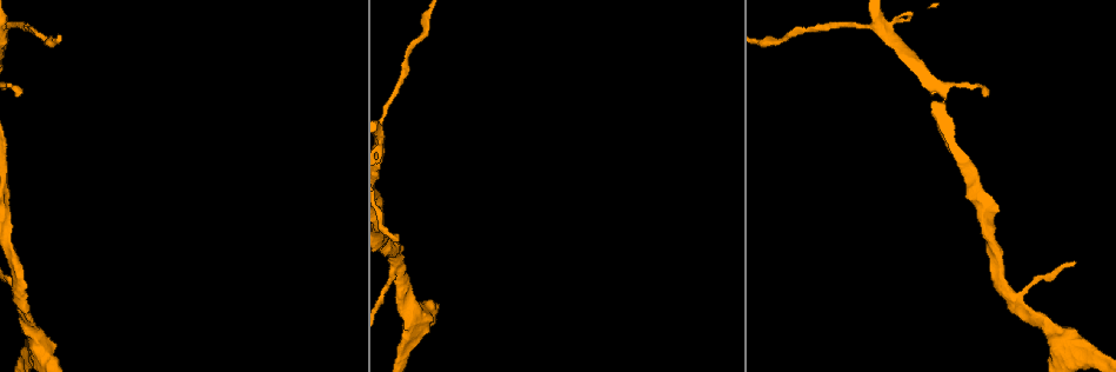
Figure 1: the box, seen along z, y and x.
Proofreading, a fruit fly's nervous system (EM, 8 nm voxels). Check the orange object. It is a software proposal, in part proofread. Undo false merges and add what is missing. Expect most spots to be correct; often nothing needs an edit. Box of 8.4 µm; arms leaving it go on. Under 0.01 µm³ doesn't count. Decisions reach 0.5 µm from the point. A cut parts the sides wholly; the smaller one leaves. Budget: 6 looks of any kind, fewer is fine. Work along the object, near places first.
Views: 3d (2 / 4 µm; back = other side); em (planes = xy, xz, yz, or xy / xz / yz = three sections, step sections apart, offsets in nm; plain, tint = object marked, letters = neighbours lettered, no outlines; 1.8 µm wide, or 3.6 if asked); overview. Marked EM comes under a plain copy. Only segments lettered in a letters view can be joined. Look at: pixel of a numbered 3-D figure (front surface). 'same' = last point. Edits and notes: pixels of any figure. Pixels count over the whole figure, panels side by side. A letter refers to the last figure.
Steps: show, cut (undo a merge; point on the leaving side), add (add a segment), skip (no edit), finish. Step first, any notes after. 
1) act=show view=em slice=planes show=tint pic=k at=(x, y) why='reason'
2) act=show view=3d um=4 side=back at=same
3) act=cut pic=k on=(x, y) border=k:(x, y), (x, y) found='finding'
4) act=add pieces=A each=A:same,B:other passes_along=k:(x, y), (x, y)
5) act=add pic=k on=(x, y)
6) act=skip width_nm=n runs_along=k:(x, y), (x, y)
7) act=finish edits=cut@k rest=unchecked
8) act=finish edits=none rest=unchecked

act=show view=3d um=4 pic=1 at=(396, 267) why='calibre changes'

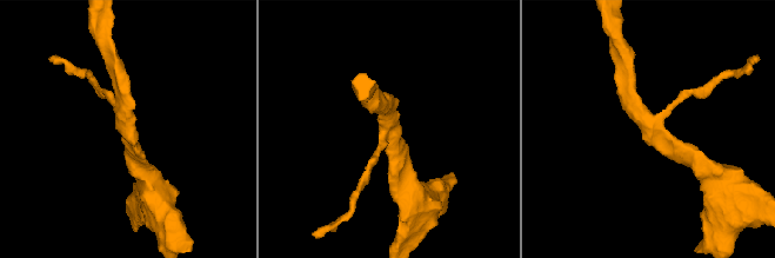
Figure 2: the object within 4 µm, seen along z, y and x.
act=show view=em slice=planes show=letters pic=2 at=(391, 128) arms=3 why='shape alone is not enough'

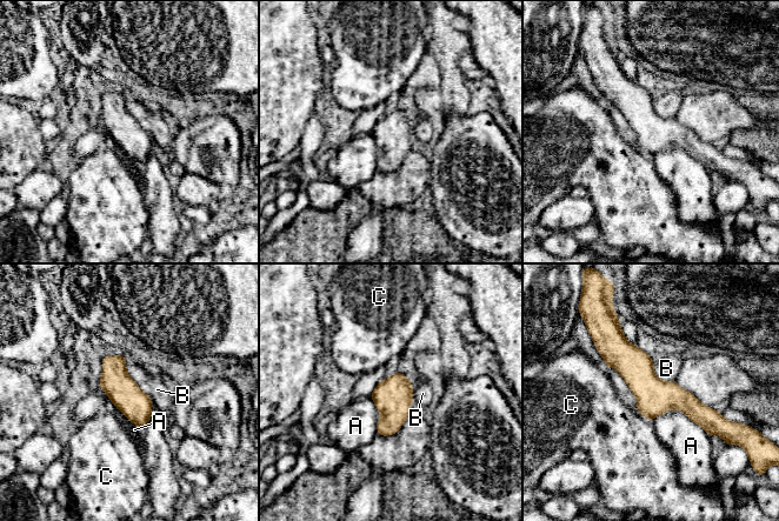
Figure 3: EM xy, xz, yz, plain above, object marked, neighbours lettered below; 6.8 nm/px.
act=skip width_nm=220 each=A:other,B:other,C:other found='continuous, no second neuron'

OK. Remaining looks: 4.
act=show view=em slice=xz step=8 show=tint pic=1 at=(38, 354) why='calibre changes'

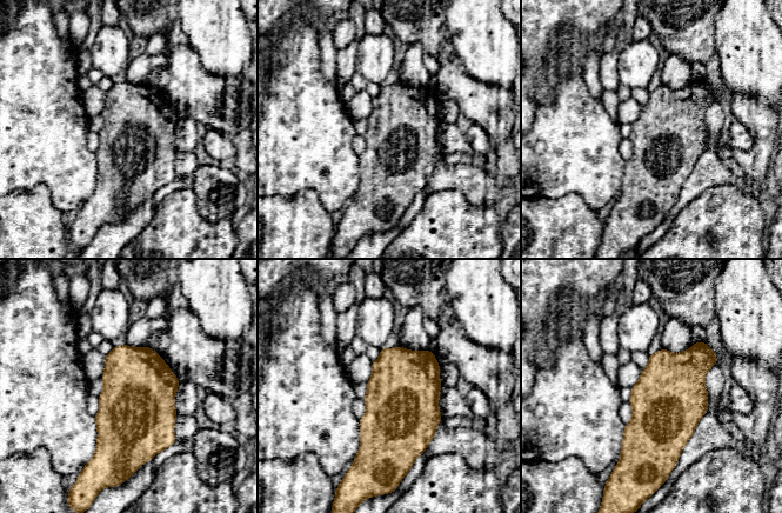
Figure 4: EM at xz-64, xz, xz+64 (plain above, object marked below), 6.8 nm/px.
act=show view=em slice=planes show=letters at=same why='another direction'

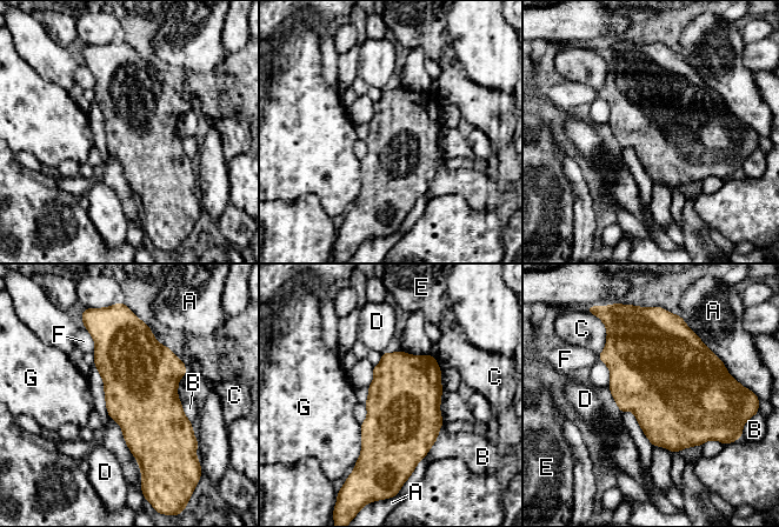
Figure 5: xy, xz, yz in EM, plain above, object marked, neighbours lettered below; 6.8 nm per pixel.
act=skip width_nm=500 each=A:other,B:other,C:other,D:other,E:other,F:other,G:other border=5:(361, 425), (361, 452), (353, 465) found='all the same neuron'

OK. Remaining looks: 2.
act=show view=em um=3.6 slice=planes show=letters pic=1 at=(985, 95) why='long arm stops here'

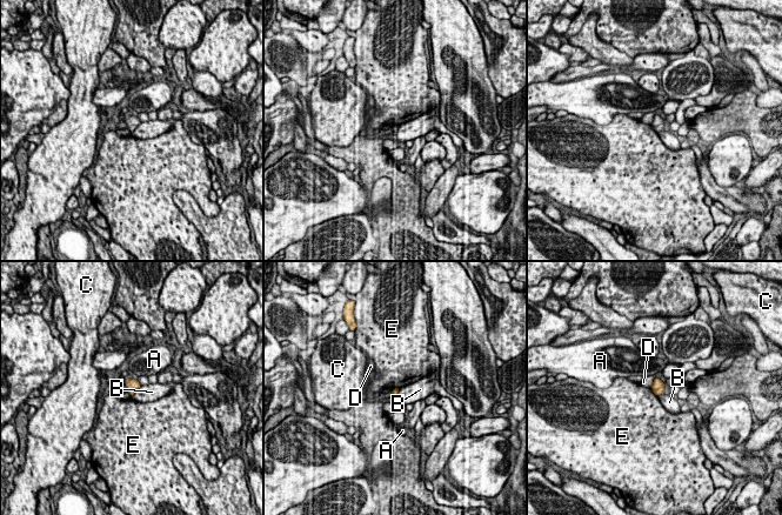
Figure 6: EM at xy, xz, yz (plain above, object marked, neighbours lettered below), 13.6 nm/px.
act=skip each=A:other,B:other,C:other,D:other,E:other border=6:(141, 386), (131, 396) found='none of them fits'

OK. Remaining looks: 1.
act=finish edits=none rest=unchecked

